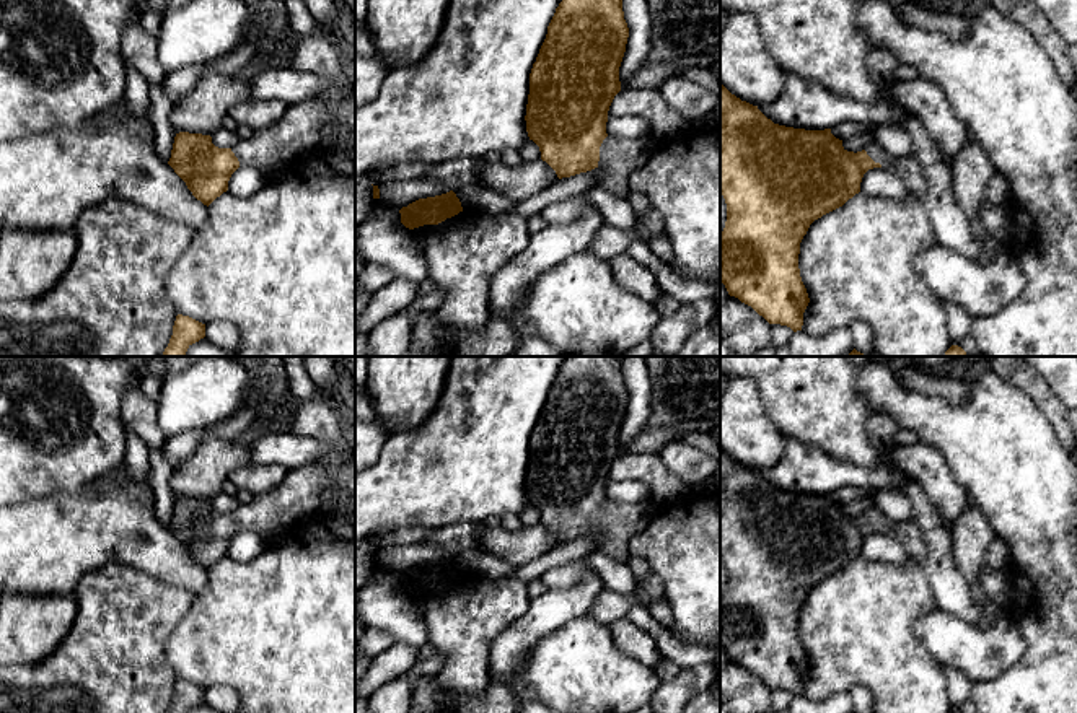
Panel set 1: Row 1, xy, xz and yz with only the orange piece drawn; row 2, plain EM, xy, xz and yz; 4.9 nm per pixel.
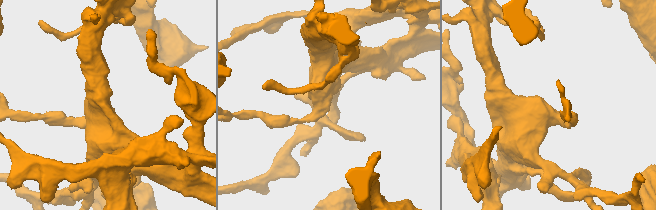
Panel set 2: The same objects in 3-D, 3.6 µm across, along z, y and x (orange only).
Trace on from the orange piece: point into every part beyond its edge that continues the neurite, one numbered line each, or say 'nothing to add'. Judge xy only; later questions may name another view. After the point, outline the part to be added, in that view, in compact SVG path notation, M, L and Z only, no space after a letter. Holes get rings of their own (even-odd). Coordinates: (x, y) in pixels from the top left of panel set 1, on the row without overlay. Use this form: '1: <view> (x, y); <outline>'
1: xy (310, 489); M355 461L341 469L311 464L288 470L272 492L240 505L231 516L240 531L254 527L269 540L280 529L295 529L310 513L326 511L332 503L354 501Z

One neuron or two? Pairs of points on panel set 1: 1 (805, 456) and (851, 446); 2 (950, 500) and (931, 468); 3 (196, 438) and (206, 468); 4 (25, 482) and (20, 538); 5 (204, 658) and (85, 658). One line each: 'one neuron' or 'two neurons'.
1: two neurons
2: one neuron
3: two neurons
4: two neurons
5: two neurons

